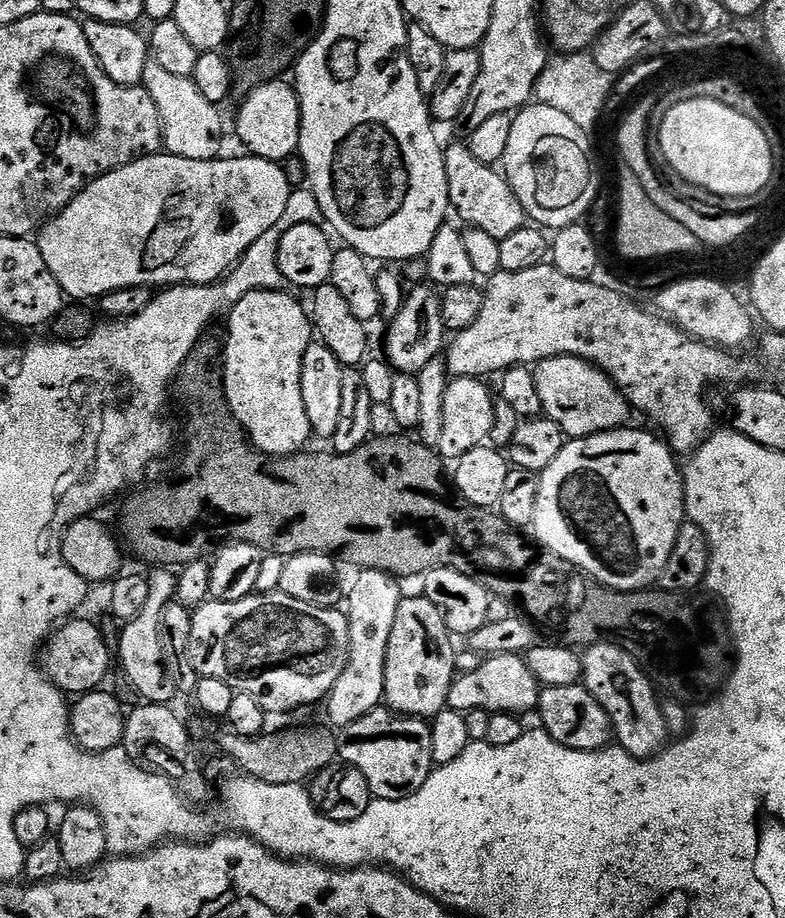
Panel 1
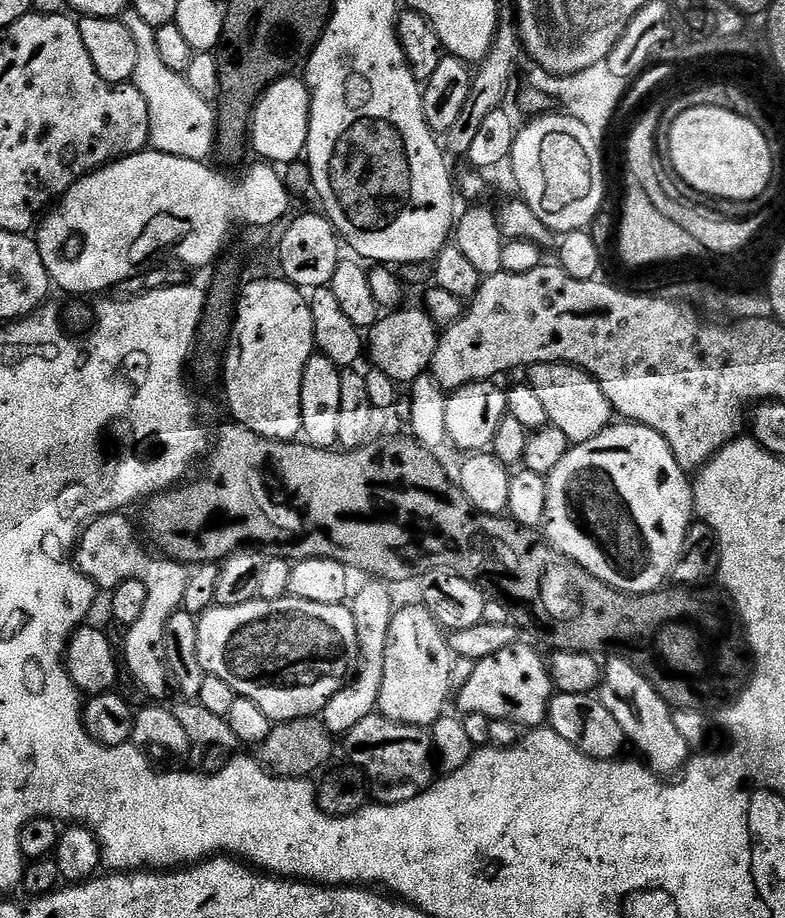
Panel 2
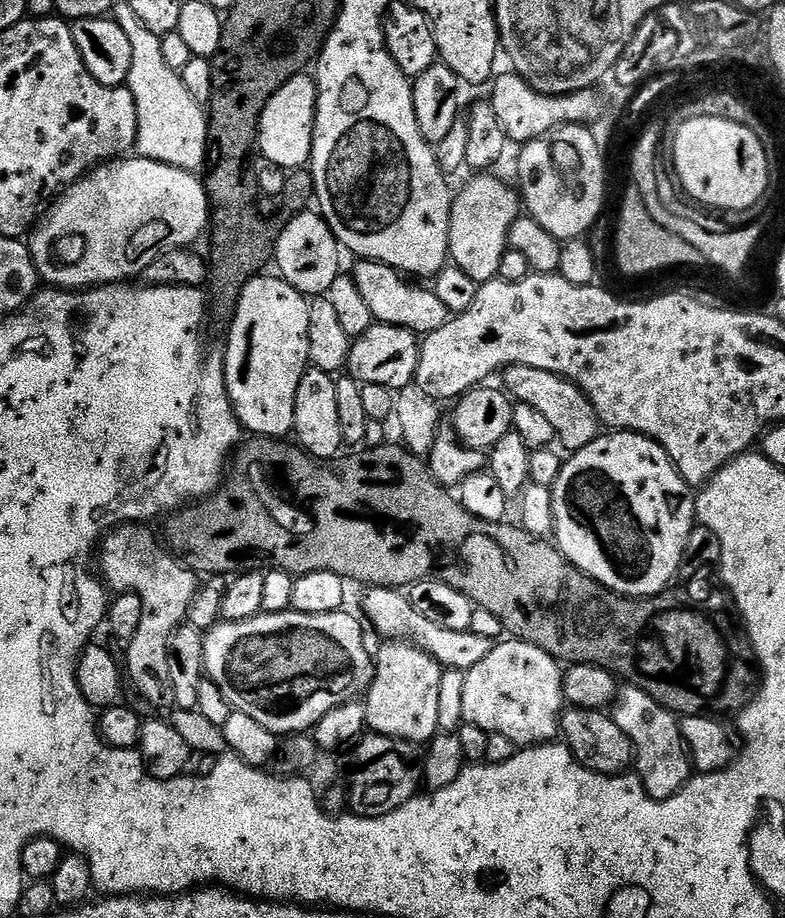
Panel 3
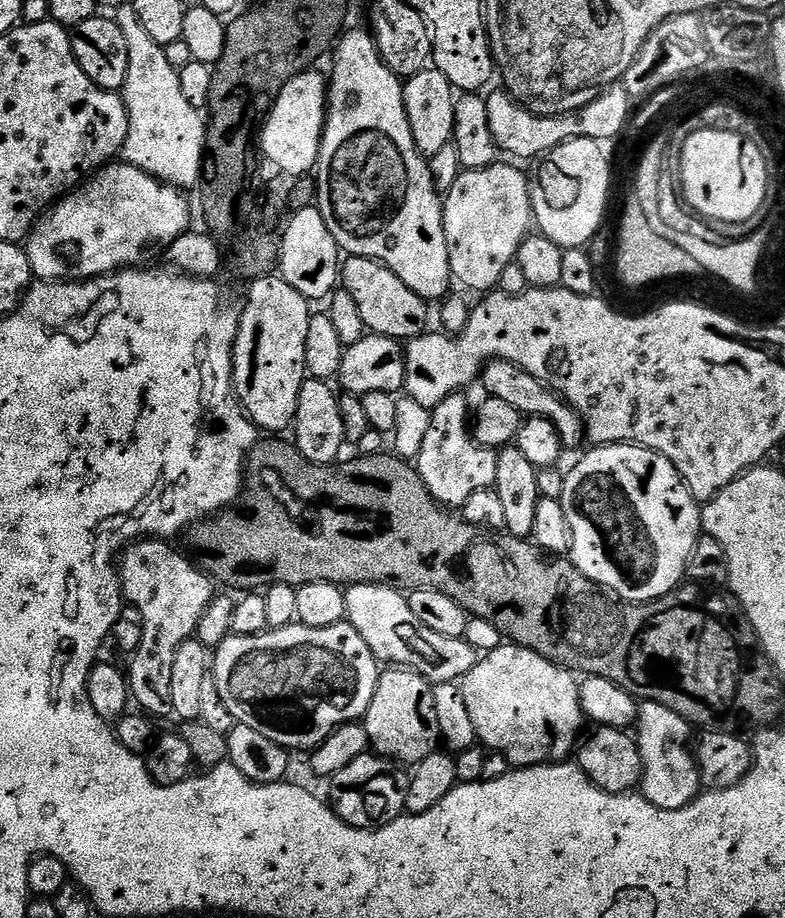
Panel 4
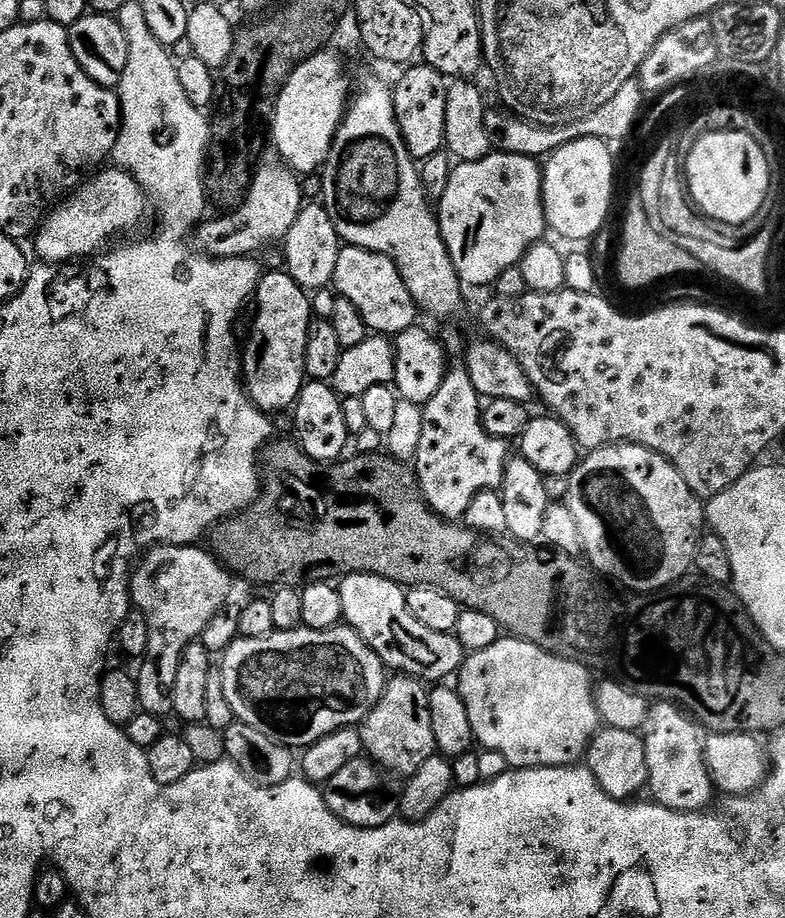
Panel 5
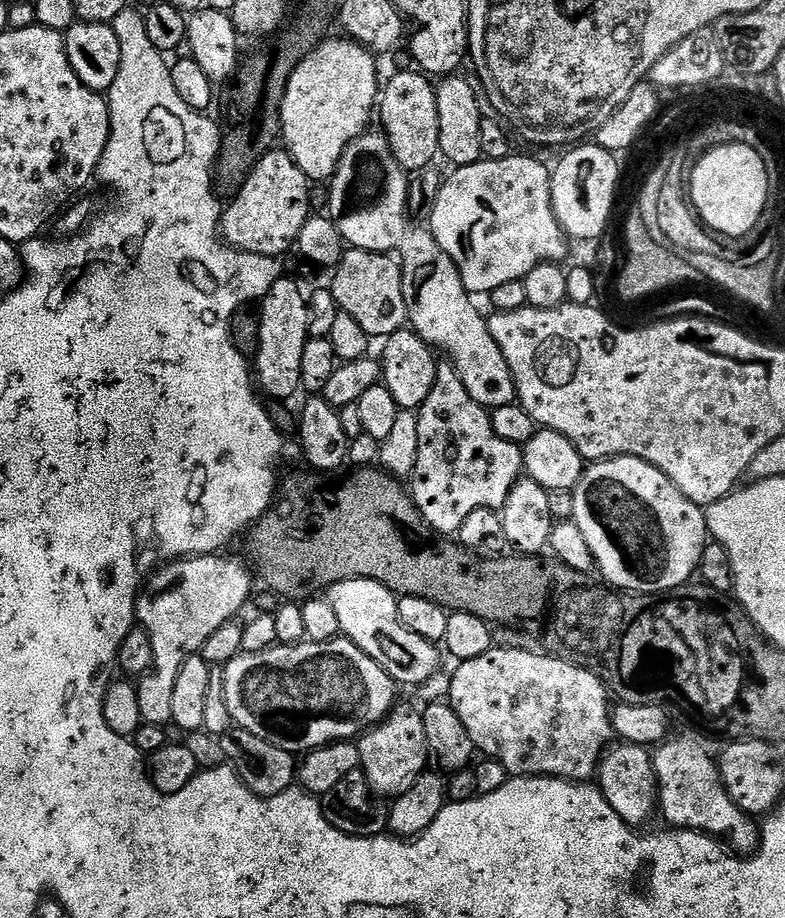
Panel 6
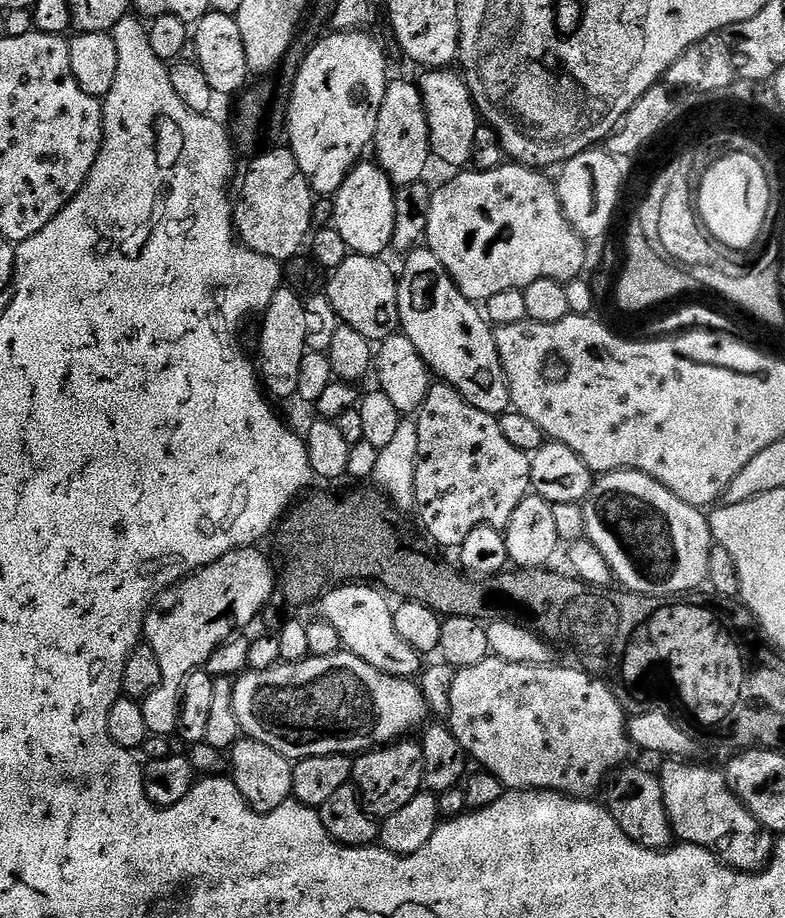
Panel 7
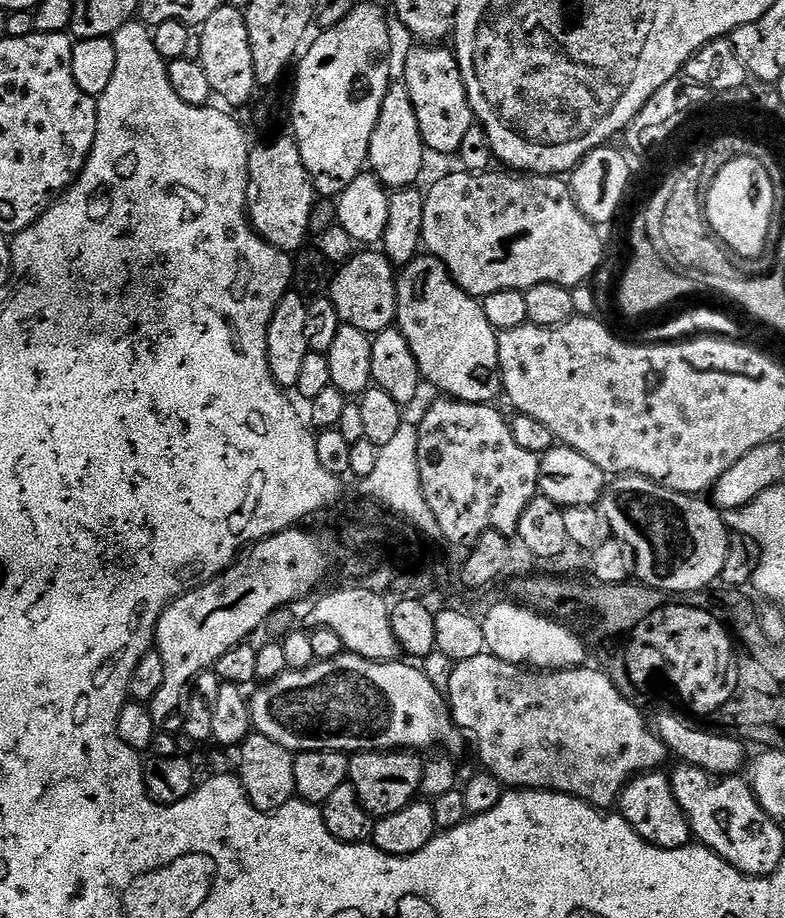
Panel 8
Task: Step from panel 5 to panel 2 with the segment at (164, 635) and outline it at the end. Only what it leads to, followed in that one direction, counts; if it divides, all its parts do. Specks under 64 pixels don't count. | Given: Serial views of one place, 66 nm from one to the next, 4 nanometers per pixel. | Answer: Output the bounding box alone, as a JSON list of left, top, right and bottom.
[74,514,188,702]

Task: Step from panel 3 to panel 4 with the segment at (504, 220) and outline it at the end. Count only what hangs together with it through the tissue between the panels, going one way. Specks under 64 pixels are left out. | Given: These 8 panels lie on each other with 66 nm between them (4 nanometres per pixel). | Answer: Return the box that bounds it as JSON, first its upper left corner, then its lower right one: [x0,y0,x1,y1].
[443,162,533,294]

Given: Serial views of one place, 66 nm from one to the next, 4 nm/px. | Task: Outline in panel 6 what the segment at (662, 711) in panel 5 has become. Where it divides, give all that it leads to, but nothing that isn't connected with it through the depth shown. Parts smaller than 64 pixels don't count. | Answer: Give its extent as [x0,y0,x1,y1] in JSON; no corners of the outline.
[652,738,760,854]

